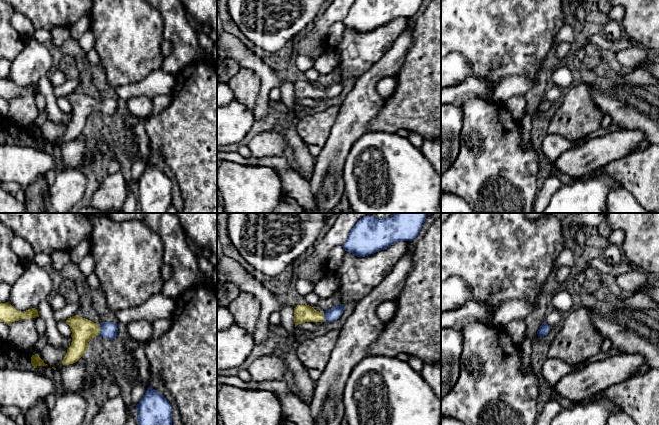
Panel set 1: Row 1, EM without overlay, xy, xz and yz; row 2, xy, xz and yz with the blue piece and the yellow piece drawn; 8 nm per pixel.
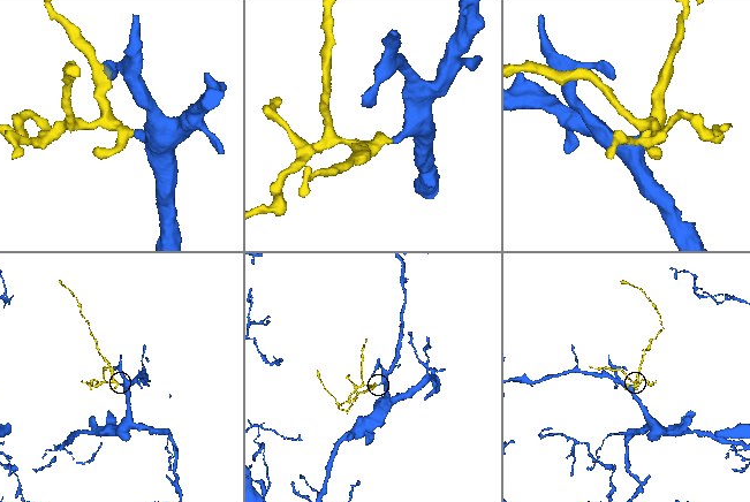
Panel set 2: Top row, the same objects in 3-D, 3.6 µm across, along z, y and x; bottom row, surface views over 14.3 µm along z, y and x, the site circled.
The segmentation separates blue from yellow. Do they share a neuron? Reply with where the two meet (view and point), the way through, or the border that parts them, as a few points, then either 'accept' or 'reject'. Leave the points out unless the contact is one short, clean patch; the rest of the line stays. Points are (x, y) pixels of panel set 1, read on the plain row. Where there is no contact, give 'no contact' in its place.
xy (100, 106) | across xy (108, 106), (100, 106), (83, 106) | accept

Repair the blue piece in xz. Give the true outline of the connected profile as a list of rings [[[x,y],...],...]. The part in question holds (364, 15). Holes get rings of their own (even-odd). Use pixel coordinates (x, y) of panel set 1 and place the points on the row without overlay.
[[[355,0],[343,19],[345,27],[365,33],[399,17],[412,17],[423,0]]]

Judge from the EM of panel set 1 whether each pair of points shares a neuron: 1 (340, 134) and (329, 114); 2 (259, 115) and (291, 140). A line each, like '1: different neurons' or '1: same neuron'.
1: different neurons
2: different neurons

